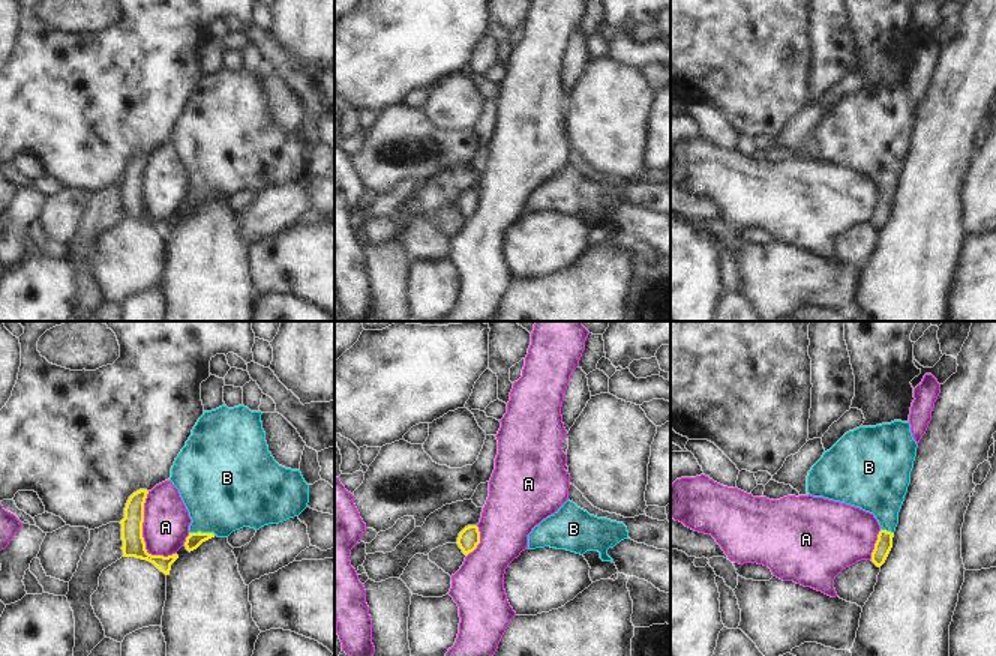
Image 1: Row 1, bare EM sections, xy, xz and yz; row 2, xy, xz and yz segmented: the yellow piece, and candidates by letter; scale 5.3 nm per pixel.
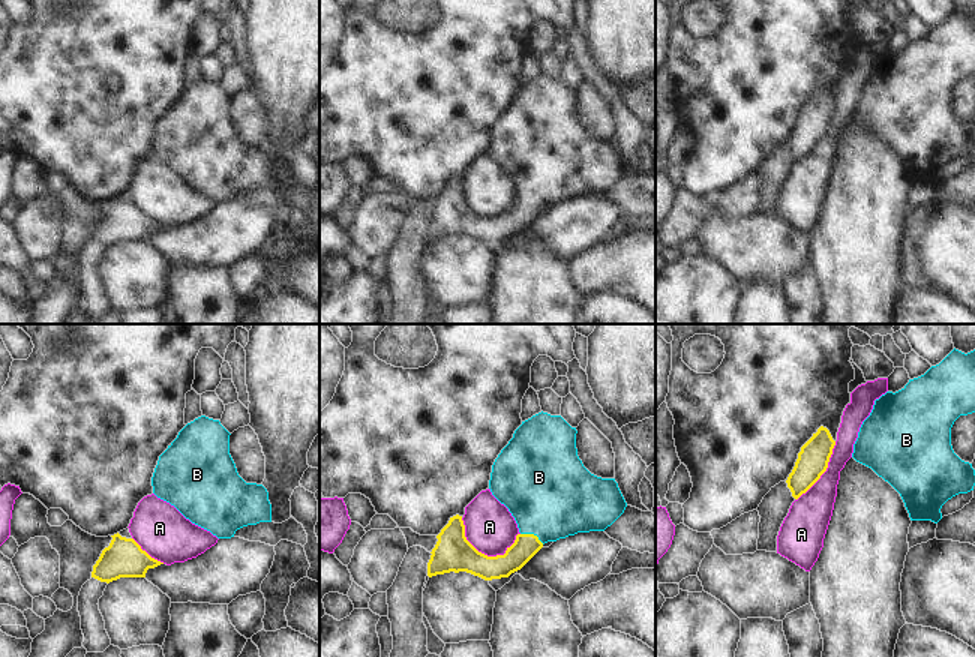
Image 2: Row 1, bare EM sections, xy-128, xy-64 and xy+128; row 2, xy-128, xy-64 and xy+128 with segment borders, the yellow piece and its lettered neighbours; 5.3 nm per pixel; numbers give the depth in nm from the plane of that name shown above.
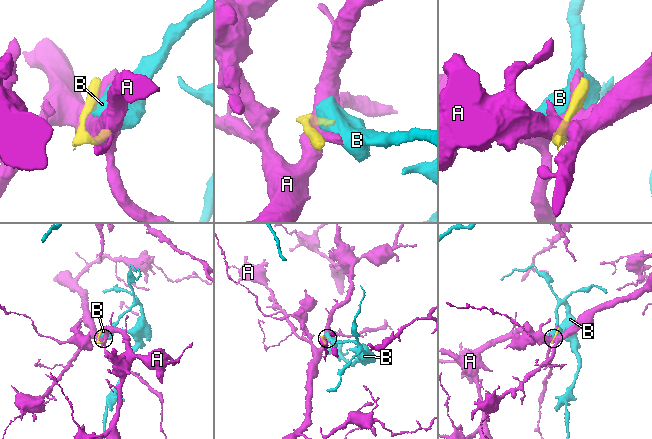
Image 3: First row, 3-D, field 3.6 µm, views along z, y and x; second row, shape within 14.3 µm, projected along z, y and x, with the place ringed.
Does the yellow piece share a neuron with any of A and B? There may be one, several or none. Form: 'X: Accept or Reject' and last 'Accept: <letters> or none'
A: Reject
B: Accept
Accept: B.

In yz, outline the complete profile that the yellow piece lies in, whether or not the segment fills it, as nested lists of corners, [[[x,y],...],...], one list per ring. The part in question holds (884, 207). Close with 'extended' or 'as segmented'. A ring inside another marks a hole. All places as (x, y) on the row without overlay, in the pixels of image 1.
[[[909,86],[860,90],[824,116],[807,140],[810,159],[846,167],[874,179],[880,195],[872,225],[878,231],[892,212],[916,111]]]; extended

